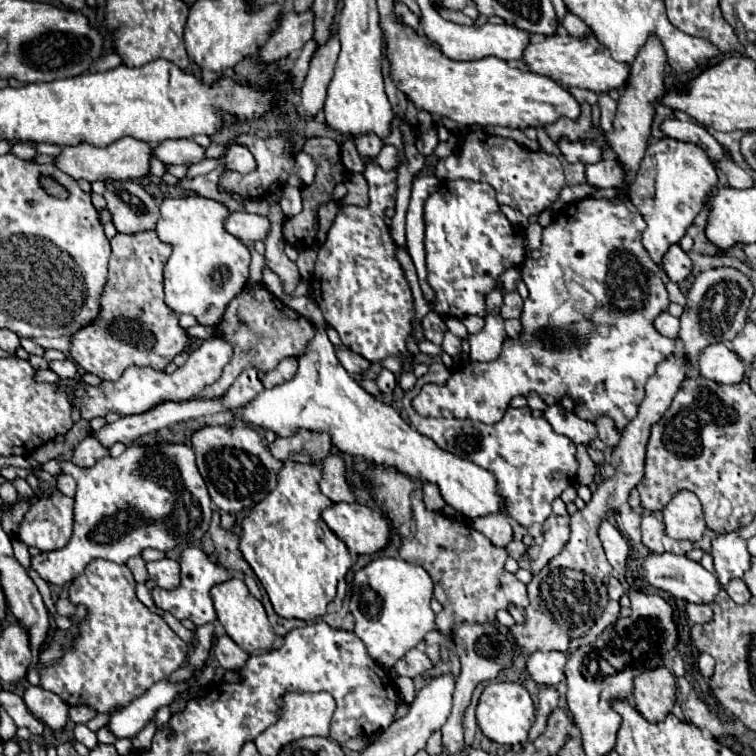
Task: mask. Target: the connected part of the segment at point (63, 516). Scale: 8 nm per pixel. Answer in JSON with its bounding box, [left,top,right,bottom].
[18,490,74,552]

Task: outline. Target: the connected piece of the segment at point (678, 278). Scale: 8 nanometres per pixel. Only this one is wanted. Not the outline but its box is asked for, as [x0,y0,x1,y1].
[664,244,692,284]

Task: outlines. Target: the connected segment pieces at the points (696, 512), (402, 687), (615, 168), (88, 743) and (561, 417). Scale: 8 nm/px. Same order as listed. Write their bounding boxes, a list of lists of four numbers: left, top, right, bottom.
[[662,490,706,542],[396,676,416,702],[586,154,624,188],[74,724,98,750],[544,404,596,445]]

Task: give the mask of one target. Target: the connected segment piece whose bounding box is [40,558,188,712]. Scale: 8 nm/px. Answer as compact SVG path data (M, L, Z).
M96 558L92 564L84 568L84 572L70 582L68 588L70 600L78 606L84 604L88 608L88 616L80 622L80 638L74 650L66 652L52 666L44 666L40 670L40 686L58 694L68 706L88 704L98 712L108 712L114 706L124 706L144 694L152 684L168 678L174 670L178 670L188 658L188 646L182 638L174 634L174 630L156 614L152 614L138 598L136 598L136 582L126 564L112 564L110 560Z

